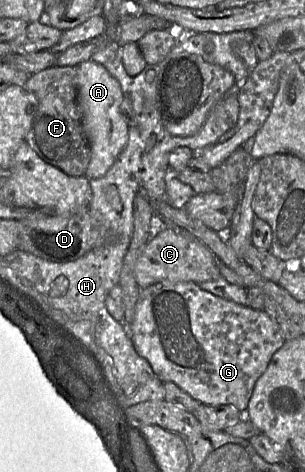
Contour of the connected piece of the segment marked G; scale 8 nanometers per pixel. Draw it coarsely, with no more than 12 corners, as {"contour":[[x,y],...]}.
{"contour":[[194,282],[141,288],[128,332],[163,383],[248,407],[278,324]]}

